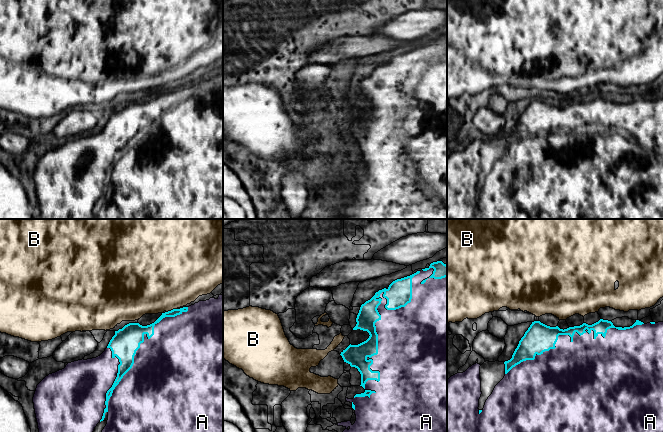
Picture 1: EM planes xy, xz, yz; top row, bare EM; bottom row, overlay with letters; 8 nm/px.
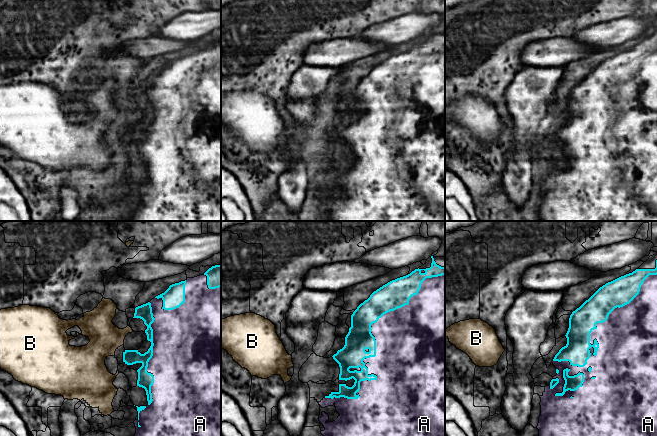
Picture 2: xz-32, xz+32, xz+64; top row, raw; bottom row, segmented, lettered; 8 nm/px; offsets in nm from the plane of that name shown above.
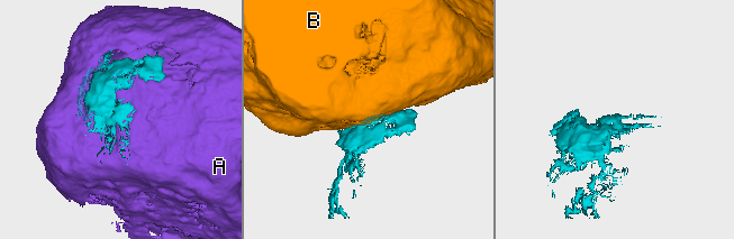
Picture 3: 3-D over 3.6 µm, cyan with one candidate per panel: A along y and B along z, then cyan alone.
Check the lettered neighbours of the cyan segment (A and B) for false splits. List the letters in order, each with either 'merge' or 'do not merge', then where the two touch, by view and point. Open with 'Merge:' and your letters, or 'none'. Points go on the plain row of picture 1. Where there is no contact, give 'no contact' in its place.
Merge: A
A: merge | xz (375, 103)
B: do not merge | xy (171, 86)

